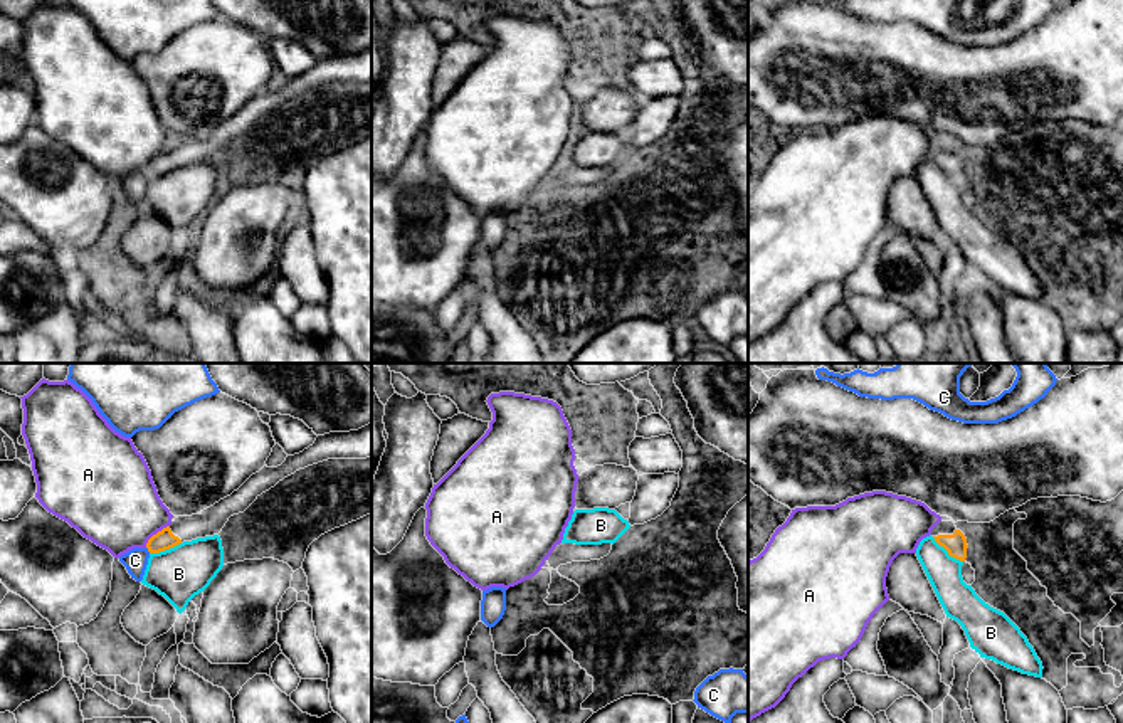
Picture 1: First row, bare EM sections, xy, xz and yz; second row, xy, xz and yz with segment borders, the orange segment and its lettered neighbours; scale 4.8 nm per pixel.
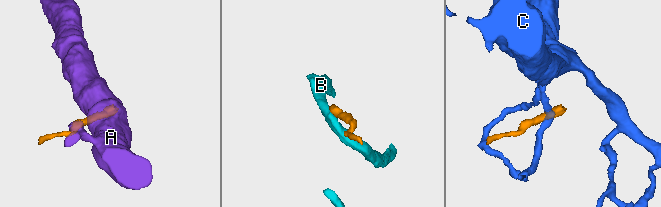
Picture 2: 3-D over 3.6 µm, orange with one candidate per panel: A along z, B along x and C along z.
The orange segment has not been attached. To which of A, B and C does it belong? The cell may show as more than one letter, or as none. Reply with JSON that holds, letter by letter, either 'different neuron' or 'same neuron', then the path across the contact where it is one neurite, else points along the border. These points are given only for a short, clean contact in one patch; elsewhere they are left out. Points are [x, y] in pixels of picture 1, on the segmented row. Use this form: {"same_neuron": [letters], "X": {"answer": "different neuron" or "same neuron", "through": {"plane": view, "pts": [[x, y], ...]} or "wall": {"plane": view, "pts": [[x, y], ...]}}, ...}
{"same_neuron": [], "A": {"answer": "different neuron", "wall": {"plane": "xy", "pts": [[168, 525], [158, 530], [145, 547]]}}, "B": {"answer": "different neuron", "wall": {"plane": "yz", "pts": [[932, 537], [962, 562]]}}, "C": {"answer": "different neuron", "wall": {"plane": "xy", "pts": [[147, 547], [150, 552]]}}}

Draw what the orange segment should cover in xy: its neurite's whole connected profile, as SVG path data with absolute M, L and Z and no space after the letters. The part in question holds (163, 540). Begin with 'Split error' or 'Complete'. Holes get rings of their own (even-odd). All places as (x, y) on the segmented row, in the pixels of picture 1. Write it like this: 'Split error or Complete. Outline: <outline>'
Split error. Outline: M372 422L358 430L318 435L313 446L299 454L287 456L277 467L264 466L237 491L200 515L175 518L170 526L148 540L146 548L150 553L160 553L183 541L219 535L230 516L244 513L262 493L296 471L328 459L366 457L372 457Z

